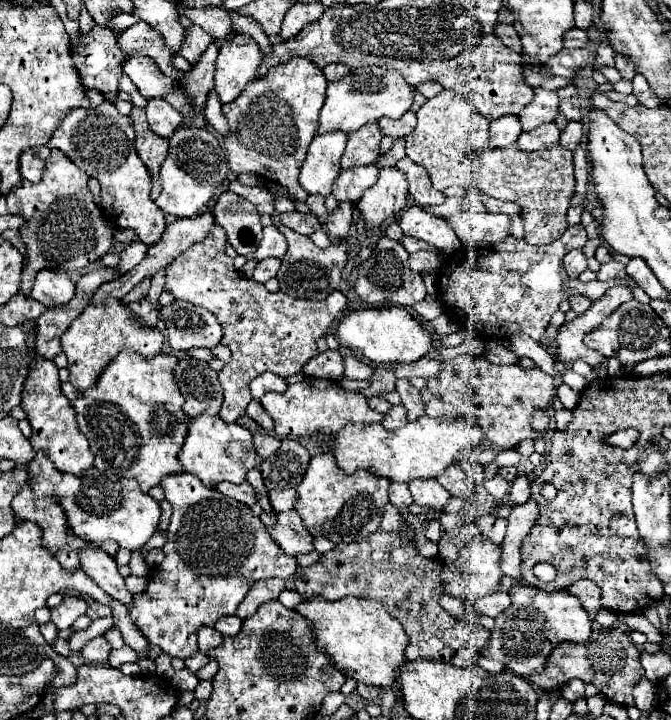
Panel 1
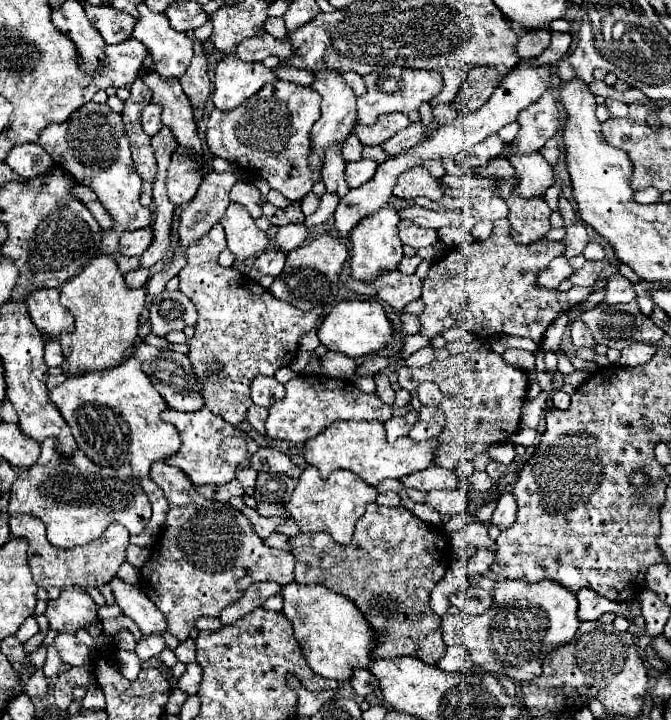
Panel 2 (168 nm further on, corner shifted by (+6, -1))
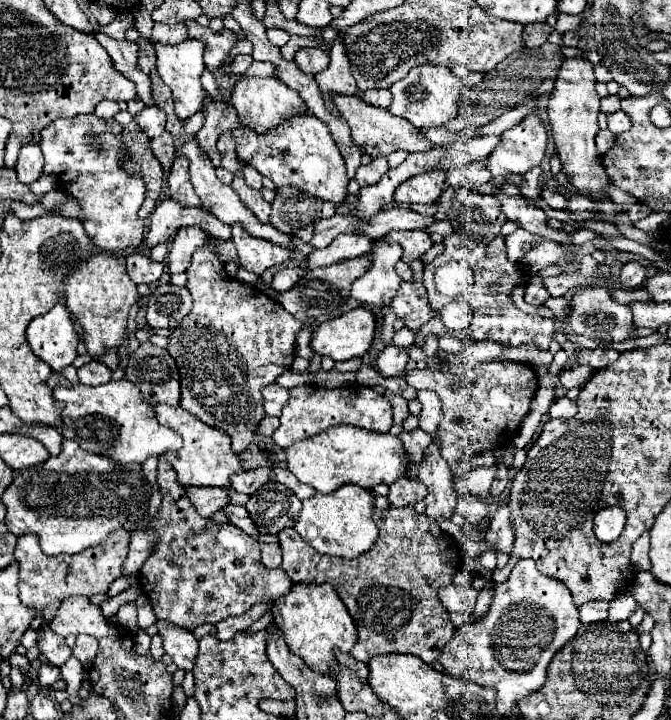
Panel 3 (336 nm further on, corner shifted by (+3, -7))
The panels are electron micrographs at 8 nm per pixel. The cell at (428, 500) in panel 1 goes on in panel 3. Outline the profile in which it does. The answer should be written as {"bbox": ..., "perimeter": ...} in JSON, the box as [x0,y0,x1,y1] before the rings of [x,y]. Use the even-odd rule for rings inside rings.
{"bbox":[454,495,490,525],"perimeter":[[[466,495],[466,497],[458,497],[458,503],[456,503],[456,511],[454,513],[462,515],[472,525],[480,525],[488,517],[490,507],[480,497]]]}

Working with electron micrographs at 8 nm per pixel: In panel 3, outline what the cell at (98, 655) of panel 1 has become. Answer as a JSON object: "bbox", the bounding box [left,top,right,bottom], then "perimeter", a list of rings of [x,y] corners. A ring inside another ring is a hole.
{"bbox":[36,629,72,665],"perimeter":[[[40,629],[38,631],[38,641],[36,641],[40,653],[52,663],[52,665],[64,665],[70,655],[72,655],[72,649],[64,643],[64,637],[56,635],[54,631],[50,629]]]}

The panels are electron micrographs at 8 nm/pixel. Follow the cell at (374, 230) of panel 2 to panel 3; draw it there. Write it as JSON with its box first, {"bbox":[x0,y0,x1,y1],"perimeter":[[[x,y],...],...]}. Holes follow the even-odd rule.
{"bbox":[352,239,400,309],"perimeter":[[[378,239],[372,247],[372,267],[360,281],[354,281],[352,297],[360,305],[374,305],[378,309],[388,307],[400,285],[400,277],[394,269],[400,257],[400,245],[388,245],[386,239]]]}

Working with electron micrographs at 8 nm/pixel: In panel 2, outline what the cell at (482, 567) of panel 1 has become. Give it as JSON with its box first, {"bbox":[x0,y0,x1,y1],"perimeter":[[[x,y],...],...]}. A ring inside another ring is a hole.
{"bbox":[467,549,493,571],"perimeter":[[[477,549],[473,557],[467,561],[467,571],[489,571],[493,565],[493,553],[489,549]]]}

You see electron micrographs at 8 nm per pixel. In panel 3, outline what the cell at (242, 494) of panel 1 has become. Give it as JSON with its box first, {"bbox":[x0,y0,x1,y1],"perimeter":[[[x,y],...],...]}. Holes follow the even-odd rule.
{"bbox":[186,487,230,517],"perimeter":[[[186,487],[186,495],[202,517],[210,517],[212,513],[220,511],[222,505],[230,503],[226,489],[220,487]]]}

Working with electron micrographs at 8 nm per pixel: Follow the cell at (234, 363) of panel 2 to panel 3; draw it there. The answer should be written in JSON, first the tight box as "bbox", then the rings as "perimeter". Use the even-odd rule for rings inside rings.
{"bbox":[168,241,304,455],"perimeter":[[[214,241],[208,247],[198,249],[192,255],[192,265],[186,271],[188,275],[188,291],[192,293],[194,307],[192,311],[180,321],[178,327],[170,331],[168,337],[168,353],[174,357],[180,369],[180,407],[196,415],[206,425],[224,431],[232,439],[232,451],[240,455],[252,441],[252,435],[258,429],[258,423],[264,419],[264,399],[262,387],[270,385],[280,377],[284,371],[290,369],[294,359],[294,341],[296,335],[304,329],[304,323],[290,317],[280,303],[270,299],[260,289],[256,291],[254,285],[248,283],[234,283],[226,271],[224,263],[218,261],[214,253]]]}

